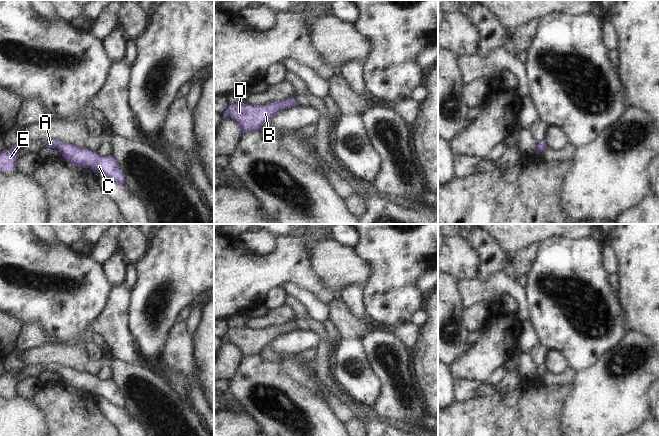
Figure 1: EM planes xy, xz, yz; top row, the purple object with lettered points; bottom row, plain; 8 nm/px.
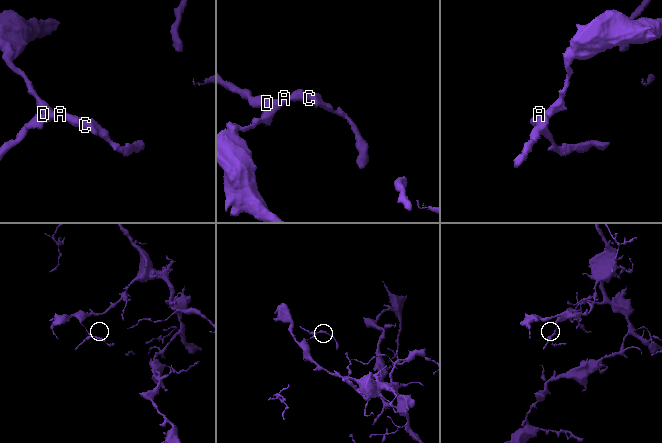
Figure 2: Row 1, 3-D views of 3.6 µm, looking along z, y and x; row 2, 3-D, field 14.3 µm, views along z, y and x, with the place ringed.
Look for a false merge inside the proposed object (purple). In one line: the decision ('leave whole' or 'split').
leave whole

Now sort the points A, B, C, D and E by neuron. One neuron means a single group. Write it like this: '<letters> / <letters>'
A B C D E

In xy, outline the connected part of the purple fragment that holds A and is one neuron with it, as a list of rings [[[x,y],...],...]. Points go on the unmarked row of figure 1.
[[[54,363],[46,366],[46,371],[58,372],[62,381],[69,387],[82,392],[89,392],[94,397],[102,397],[118,408],[125,408],[125,399],[114,380],[100,381],[97,375],[92,375],[78,369]]]

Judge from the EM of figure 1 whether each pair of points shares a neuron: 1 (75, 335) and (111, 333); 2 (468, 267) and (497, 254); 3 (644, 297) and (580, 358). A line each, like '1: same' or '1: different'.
1: different
2: different
3: different

